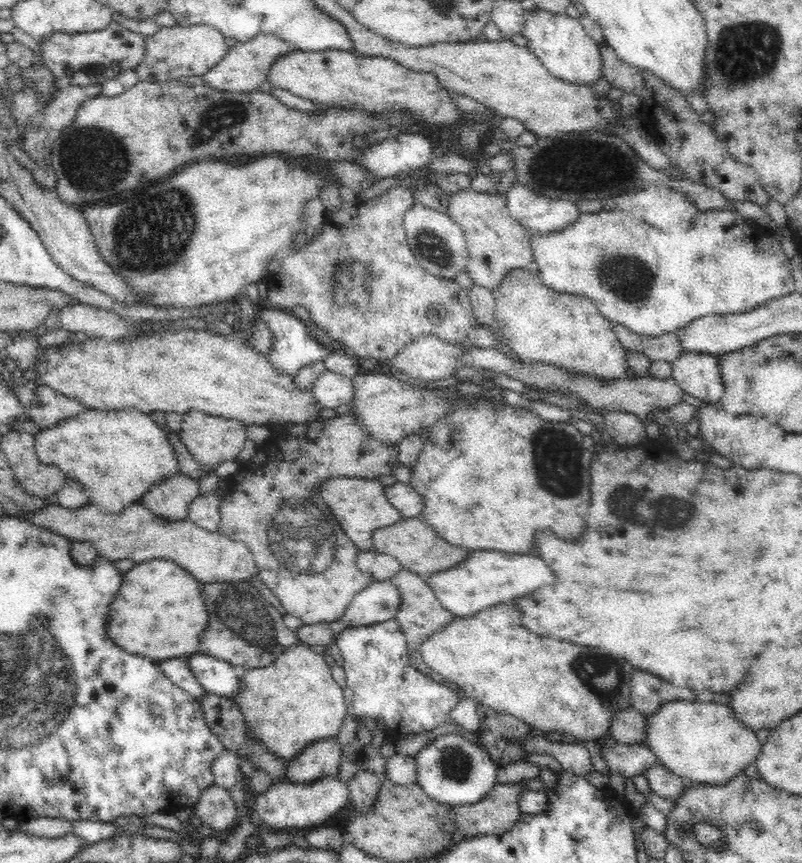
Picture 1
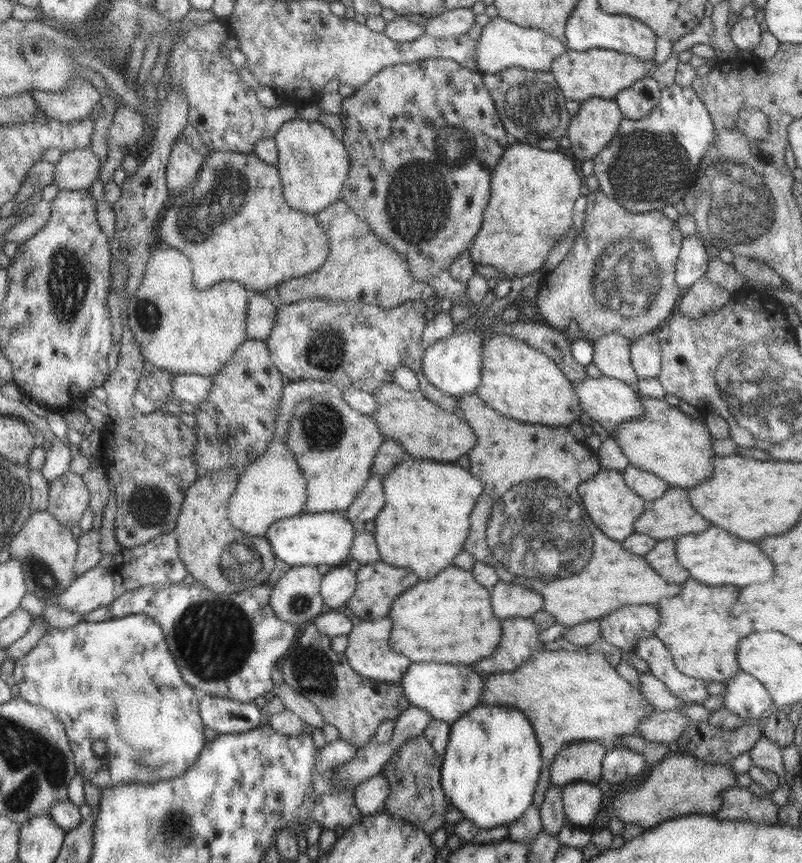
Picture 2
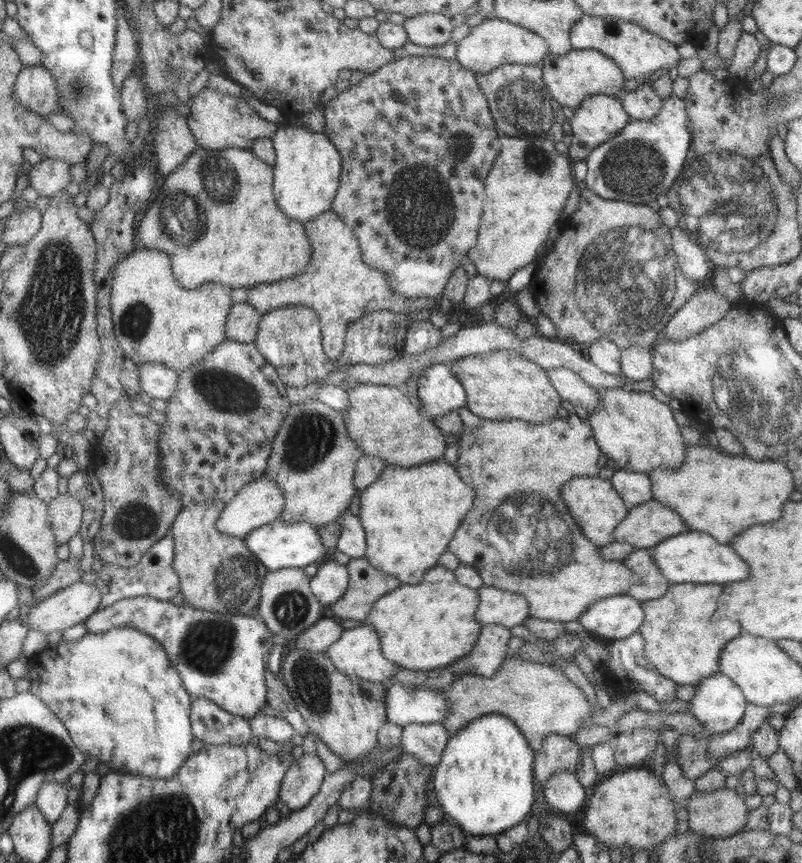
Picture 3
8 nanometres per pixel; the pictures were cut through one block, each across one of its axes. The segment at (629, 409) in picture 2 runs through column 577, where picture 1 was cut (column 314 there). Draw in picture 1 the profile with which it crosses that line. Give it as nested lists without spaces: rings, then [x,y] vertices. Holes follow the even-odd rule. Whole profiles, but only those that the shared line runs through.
[[[326,369],[316,378],[310,391],[318,399],[320,408],[336,409],[341,404],[350,403],[354,398],[354,381],[352,380],[352,377]]]

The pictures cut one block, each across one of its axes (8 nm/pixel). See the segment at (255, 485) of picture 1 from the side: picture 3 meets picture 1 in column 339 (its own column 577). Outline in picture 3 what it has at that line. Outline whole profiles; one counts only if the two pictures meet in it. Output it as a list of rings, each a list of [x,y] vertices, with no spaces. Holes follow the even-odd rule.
[[[468,407],[456,410],[463,422],[463,429],[457,438],[460,444],[460,455],[455,463],[457,470],[466,483],[476,491],[476,500],[473,502],[473,508],[469,510],[467,518],[457,529],[453,541],[449,544],[449,552],[452,552],[461,564],[474,567],[484,582],[484,586],[497,587],[499,590],[516,592],[524,595],[531,604],[533,616],[539,619],[550,620],[552,622],[572,622],[578,620],[581,613],[590,609],[594,602],[601,601],[602,598],[610,598],[619,595],[626,595],[630,586],[636,582],[636,574],[626,566],[626,563],[616,560],[606,560],[601,556],[601,548],[593,544],[589,538],[581,532],[581,527],[577,526],[577,519],[569,511],[565,499],[562,498],[561,489],[565,484],[576,477],[598,477],[602,474],[602,467],[606,454],[602,453],[601,446],[598,446],[597,438],[594,438],[593,427],[590,421],[581,419],[575,412],[570,413],[570,419],[554,418],[542,424],[529,423],[524,420],[503,420],[491,421],[490,419],[480,418]]]

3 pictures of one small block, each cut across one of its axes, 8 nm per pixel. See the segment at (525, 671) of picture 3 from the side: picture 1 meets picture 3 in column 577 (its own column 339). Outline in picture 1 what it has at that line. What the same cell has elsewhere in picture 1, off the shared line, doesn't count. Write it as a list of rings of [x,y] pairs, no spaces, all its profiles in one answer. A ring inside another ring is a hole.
[[[304,644],[291,646],[271,666],[246,669],[240,692],[236,692],[232,699],[244,713],[248,735],[256,741],[262,741],[262,744],[270,747],[272,753],[287,761],[298,756],[308,744],[336,737],[348,715],[344,691],[332,679],[330,666],[326,664],[323,656],[312,652],[309,646]]]

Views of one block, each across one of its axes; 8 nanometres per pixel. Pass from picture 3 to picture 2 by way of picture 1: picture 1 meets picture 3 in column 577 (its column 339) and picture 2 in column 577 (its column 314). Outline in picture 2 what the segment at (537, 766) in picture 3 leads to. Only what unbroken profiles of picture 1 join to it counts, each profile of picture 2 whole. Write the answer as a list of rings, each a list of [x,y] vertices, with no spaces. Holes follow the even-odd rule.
[[[593,740],[563,746],[550,763],[550,784],[560,787],[572,781],[597,784],[602,779],[602,759],[608,749]]]

